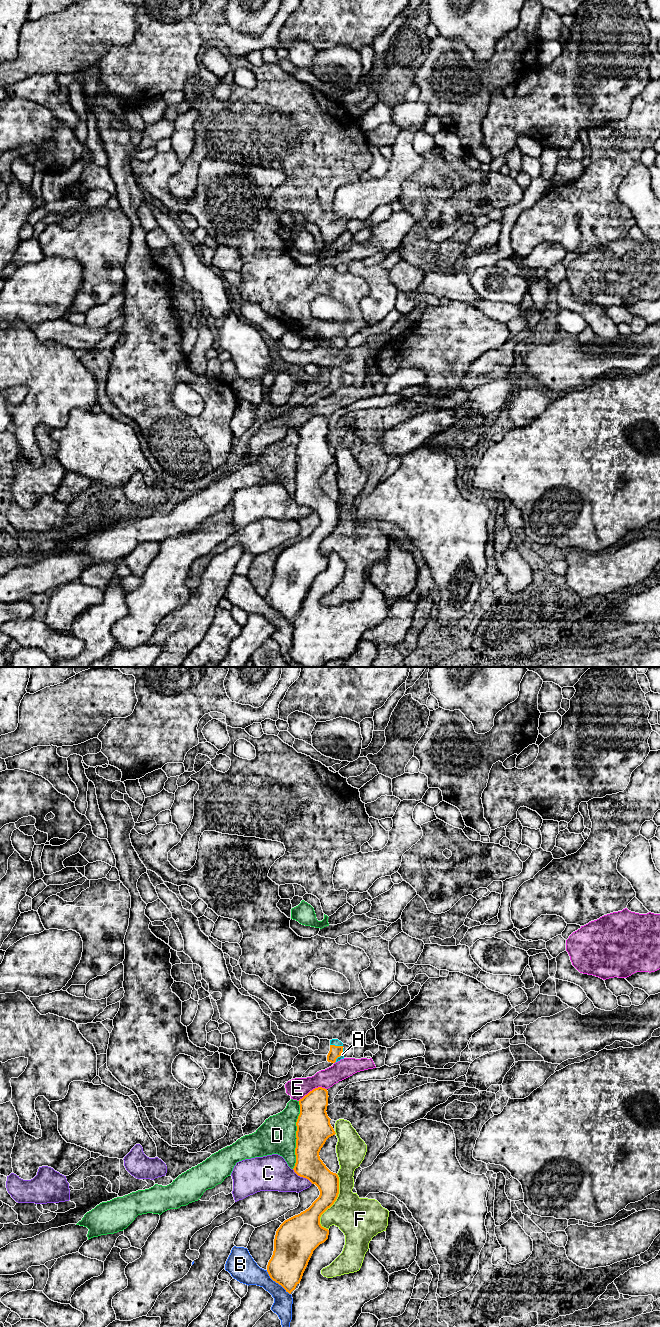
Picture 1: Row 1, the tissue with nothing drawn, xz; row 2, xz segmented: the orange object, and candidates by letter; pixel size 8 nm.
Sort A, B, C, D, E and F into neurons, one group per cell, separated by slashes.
A / B / C / D / E / F

